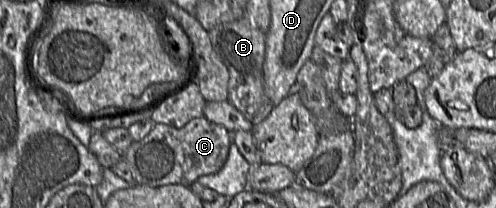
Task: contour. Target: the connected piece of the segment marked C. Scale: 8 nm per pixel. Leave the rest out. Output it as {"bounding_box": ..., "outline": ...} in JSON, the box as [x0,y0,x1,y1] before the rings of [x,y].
{"bounding_box":[123,117,232,187],"outline":[[[205,117],[195,118],[184,127],[177,129],[165,124],[155,124],[149,134],[138,142],[133,142],[124,154],[123,159],[129,164],[134,181],[137,184],[158,187],[169,184],[190,186],[204,175],[215,174],[225,165],[229,148],[232,143],[232,134],[222,125],[210,122]]]}

